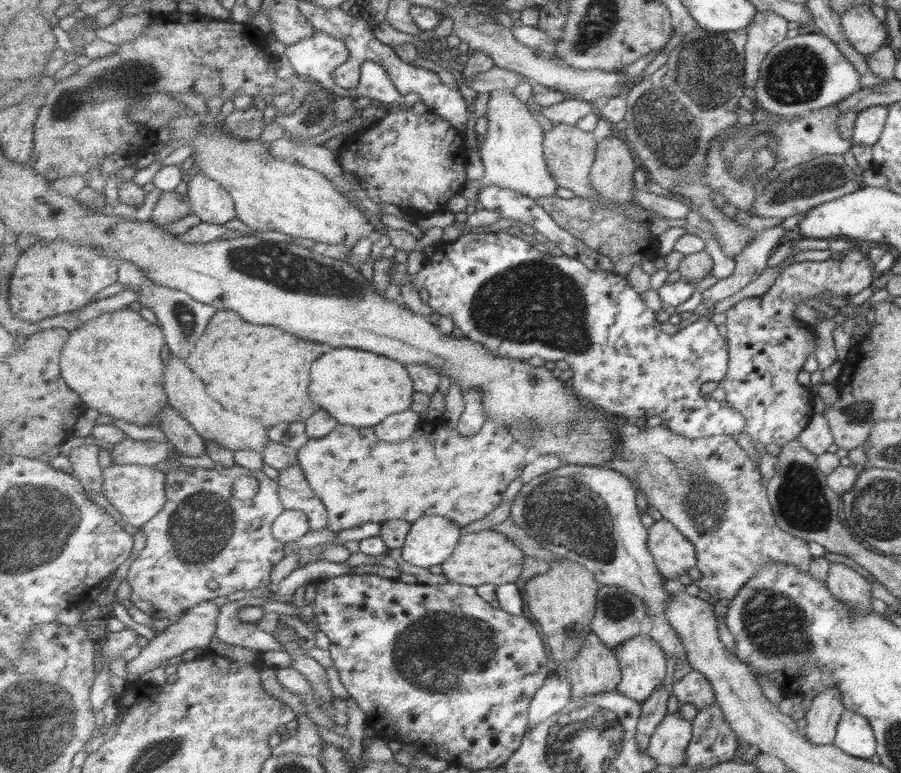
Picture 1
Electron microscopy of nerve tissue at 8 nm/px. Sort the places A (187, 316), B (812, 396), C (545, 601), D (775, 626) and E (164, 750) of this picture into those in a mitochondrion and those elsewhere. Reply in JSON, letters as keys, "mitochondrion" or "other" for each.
{"A":"mitochondrion","B":"other","C":"other","D":"mitochondrion","E":"mitochondrion"}

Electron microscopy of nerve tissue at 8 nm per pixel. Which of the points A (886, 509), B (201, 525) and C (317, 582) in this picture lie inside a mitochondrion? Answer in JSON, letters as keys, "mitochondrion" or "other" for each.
{"A":"mitochondrion","B":"mitochondrion","C":"other"}

